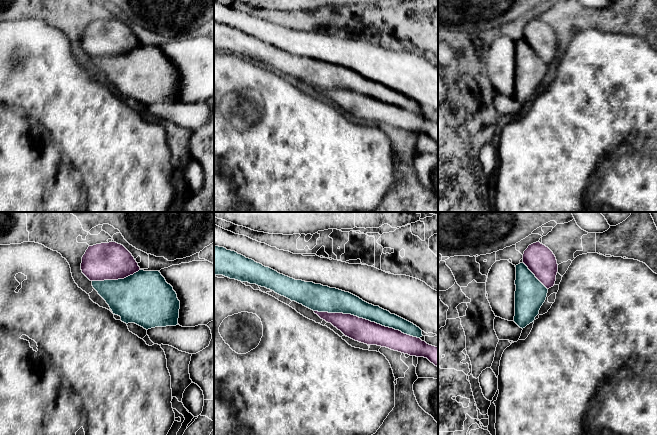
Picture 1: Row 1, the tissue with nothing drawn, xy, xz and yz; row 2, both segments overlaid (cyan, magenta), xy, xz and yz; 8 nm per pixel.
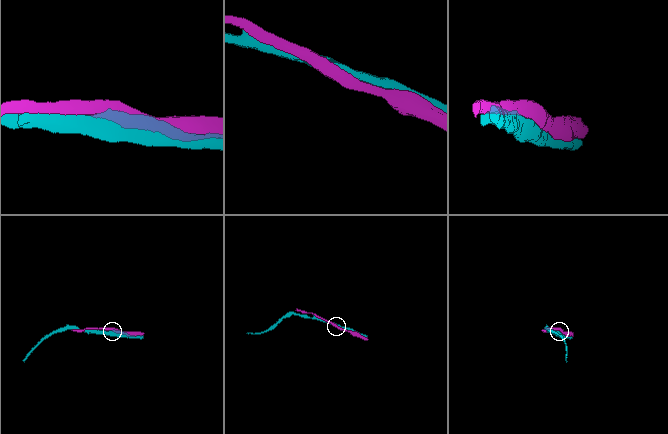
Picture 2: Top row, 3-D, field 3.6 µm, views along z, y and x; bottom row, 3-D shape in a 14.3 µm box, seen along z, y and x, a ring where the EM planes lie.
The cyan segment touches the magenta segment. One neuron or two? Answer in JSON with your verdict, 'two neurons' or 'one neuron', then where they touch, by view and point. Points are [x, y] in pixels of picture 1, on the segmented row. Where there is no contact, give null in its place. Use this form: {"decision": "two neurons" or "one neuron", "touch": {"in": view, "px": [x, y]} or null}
{"decision": "two neurons", "touch": {"in": "xz", "px": [367, 319]}}

